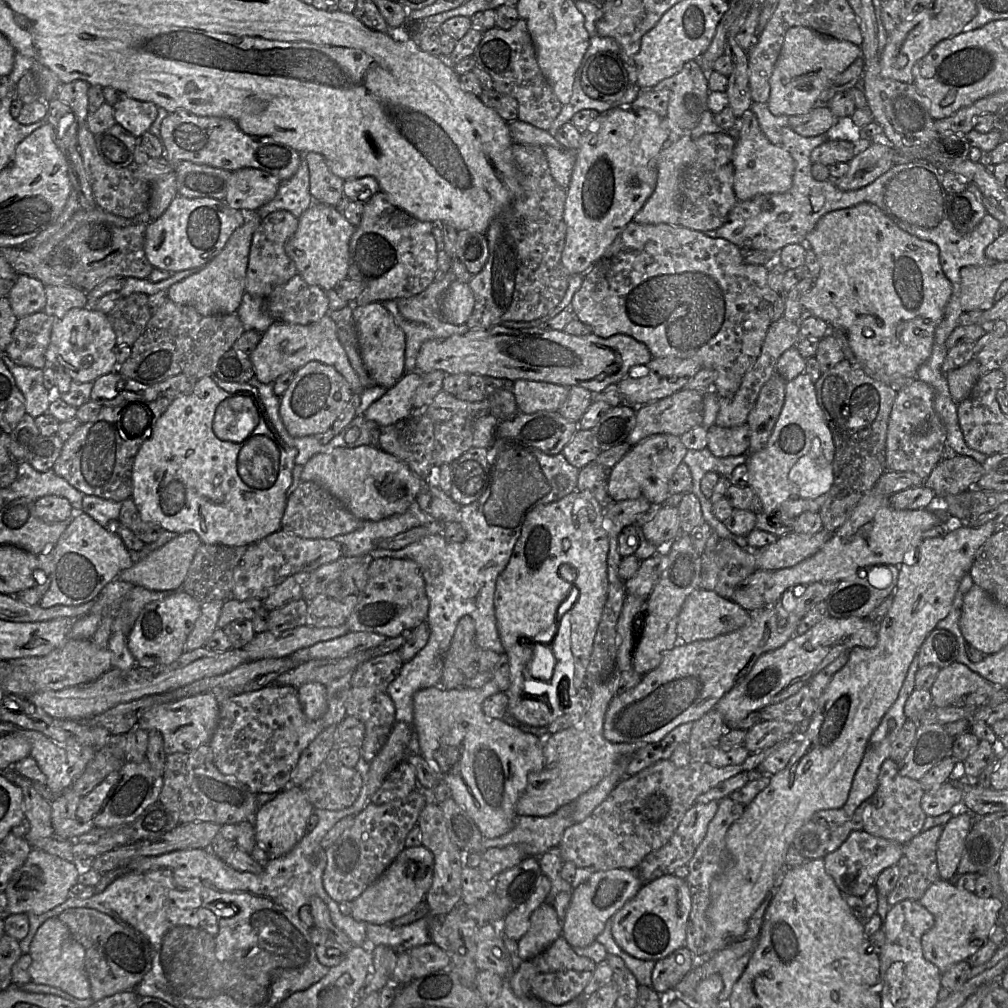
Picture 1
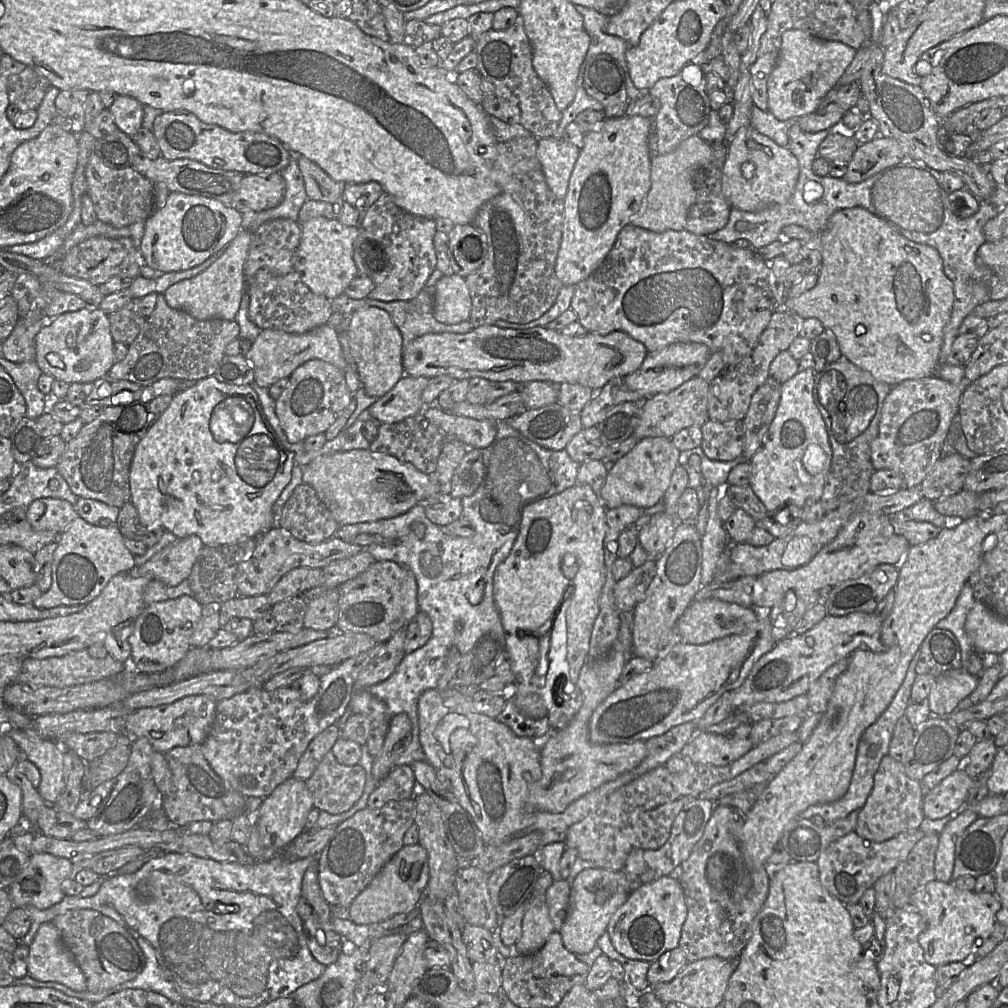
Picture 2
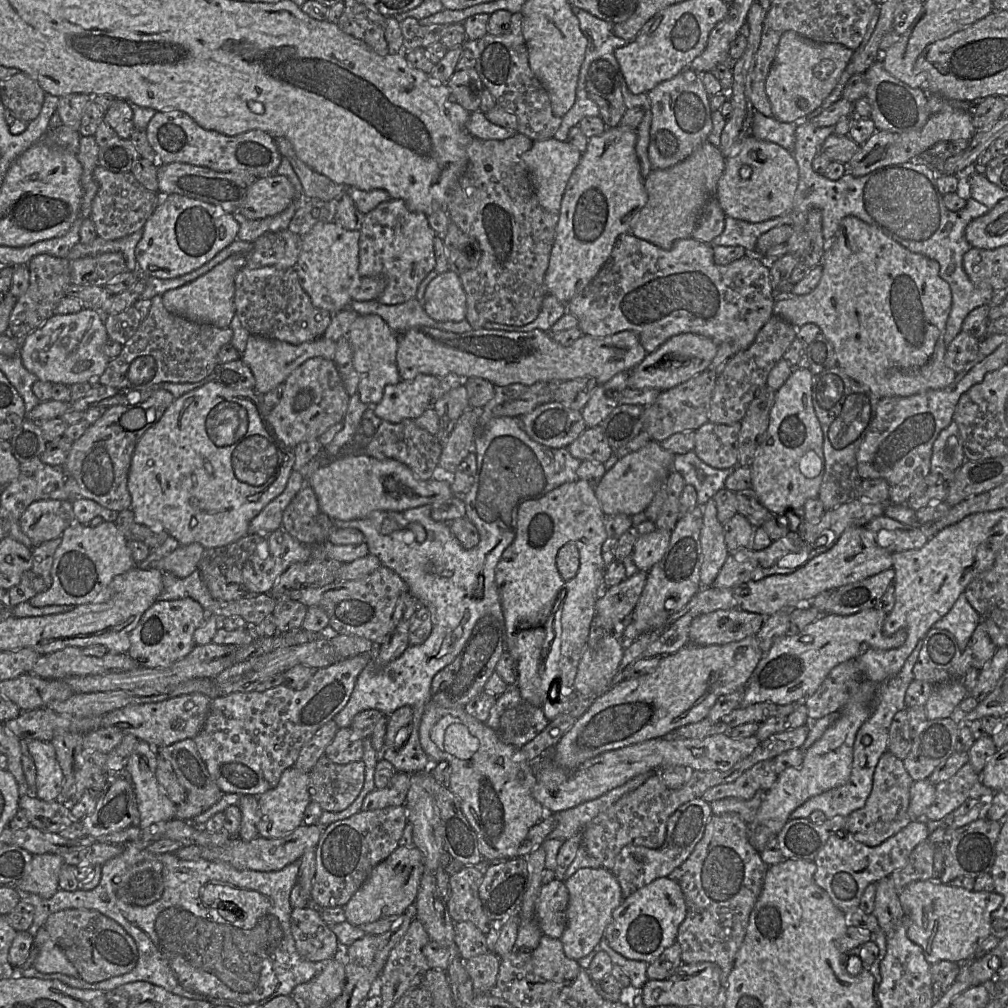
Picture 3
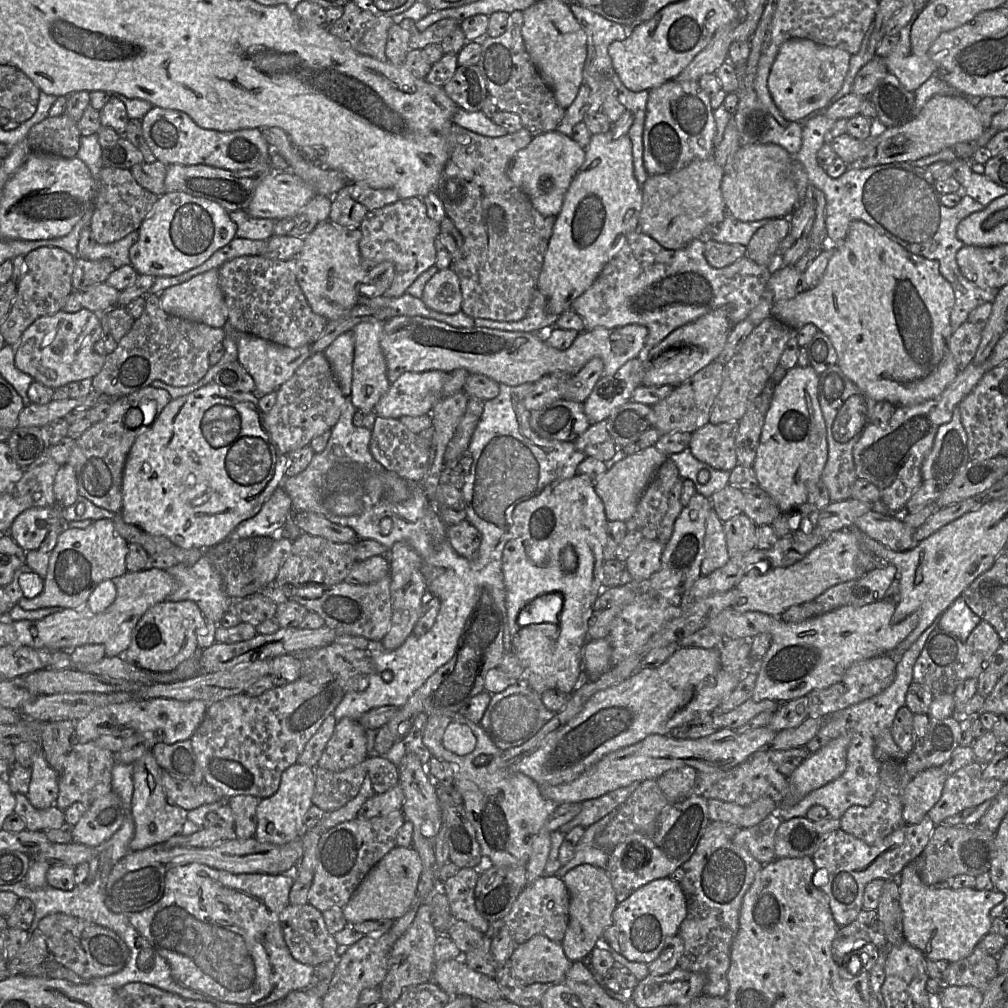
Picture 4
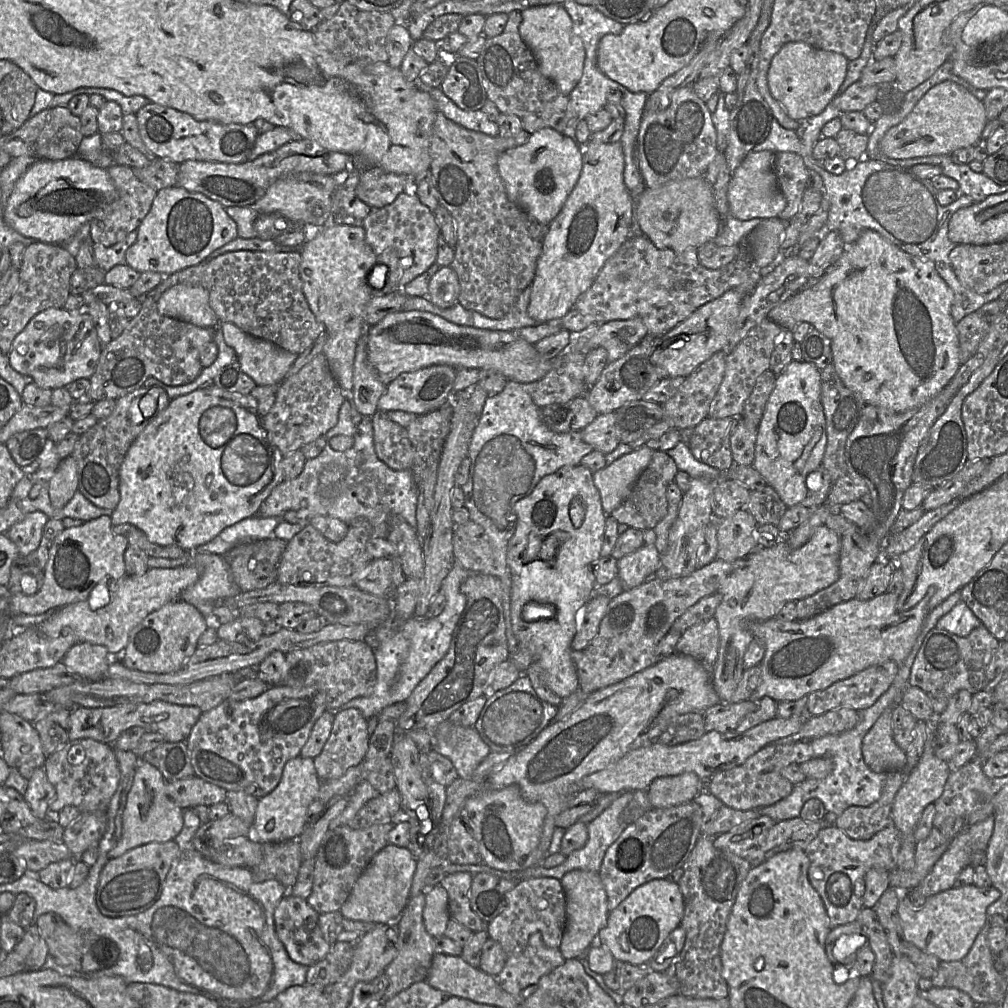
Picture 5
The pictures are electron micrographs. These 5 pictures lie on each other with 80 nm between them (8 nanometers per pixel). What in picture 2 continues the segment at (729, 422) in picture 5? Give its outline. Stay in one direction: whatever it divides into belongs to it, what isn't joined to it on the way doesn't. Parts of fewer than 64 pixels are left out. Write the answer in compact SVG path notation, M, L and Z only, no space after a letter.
M708 420L701 431L700 447L710 460L728 462L742 456L745 437L743 421L723 424Z

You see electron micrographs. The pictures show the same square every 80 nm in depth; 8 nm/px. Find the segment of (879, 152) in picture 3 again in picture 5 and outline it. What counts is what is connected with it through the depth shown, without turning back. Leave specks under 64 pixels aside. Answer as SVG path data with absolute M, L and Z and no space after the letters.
M943 81L930 88L904 120L885 133L880 150L892 159L950 155L959 148L976 145L987 122L982 101L961 85Z

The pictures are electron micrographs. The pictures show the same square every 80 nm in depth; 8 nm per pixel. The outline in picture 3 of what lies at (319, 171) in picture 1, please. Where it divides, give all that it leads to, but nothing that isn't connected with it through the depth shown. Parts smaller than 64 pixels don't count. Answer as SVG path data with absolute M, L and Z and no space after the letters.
M284 137L274 138L276 146L282 155L292 165L303 187L307 198L324 201L338 199L347 191L349 186L337 184L323 174L320 174L306 165L296 154L290 142Z

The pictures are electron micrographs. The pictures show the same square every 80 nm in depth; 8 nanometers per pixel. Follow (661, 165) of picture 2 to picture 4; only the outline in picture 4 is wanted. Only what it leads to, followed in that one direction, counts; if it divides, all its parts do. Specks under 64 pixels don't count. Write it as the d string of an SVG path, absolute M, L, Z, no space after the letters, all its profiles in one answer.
M713 157L694 160L674 173L648 176L641 187L638 230L669 250L684 248L692 240L703 237L708 230L718 227L726 215L720 188L723 176L723 168Z

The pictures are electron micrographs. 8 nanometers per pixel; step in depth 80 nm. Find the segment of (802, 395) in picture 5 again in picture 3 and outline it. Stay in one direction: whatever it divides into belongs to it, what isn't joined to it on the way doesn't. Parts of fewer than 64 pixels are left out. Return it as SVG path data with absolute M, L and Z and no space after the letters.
M796 367L776 391L769 426L751 465L751 488L773 515L803 508L808 499L819 496L825 473L824 435L813 404L813 377L809 368Z

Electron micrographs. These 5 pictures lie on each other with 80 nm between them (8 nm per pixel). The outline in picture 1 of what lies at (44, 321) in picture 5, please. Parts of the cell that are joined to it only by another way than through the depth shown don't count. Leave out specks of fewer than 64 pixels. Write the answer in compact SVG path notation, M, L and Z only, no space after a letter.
M91 304L87 308L74 308L56 320L52 327L50 343L45 353L46 367L68 374L74 382L94 382L102 375L117 371L116 346L116 334L107 314L93 310Z

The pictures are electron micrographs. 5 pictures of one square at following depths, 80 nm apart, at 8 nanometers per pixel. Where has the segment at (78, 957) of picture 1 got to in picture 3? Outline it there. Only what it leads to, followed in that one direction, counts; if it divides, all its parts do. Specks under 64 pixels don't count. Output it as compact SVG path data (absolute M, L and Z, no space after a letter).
M43 927L38 930L34 938L34 947L37 950L37 956L33 963L36 970L44 974L60 973L78 977L76 968Z

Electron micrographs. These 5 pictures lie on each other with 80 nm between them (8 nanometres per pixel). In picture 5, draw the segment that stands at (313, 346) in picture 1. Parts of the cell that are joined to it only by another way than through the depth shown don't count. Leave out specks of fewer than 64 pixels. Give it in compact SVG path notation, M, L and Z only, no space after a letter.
M219 322L219 328L225 343L236 352L242 371L257 385L279 385L298 357L298 354L242 331L233 323Z

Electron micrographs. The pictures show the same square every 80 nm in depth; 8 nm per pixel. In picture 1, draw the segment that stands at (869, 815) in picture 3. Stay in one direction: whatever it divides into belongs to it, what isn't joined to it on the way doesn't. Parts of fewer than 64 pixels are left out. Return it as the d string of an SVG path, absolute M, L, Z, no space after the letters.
M886 759L880 769L877 790L863 812L863 830L875 837L906 844L922 832L927 817L921 808L924 793L918 780L900 775L898 763Z

